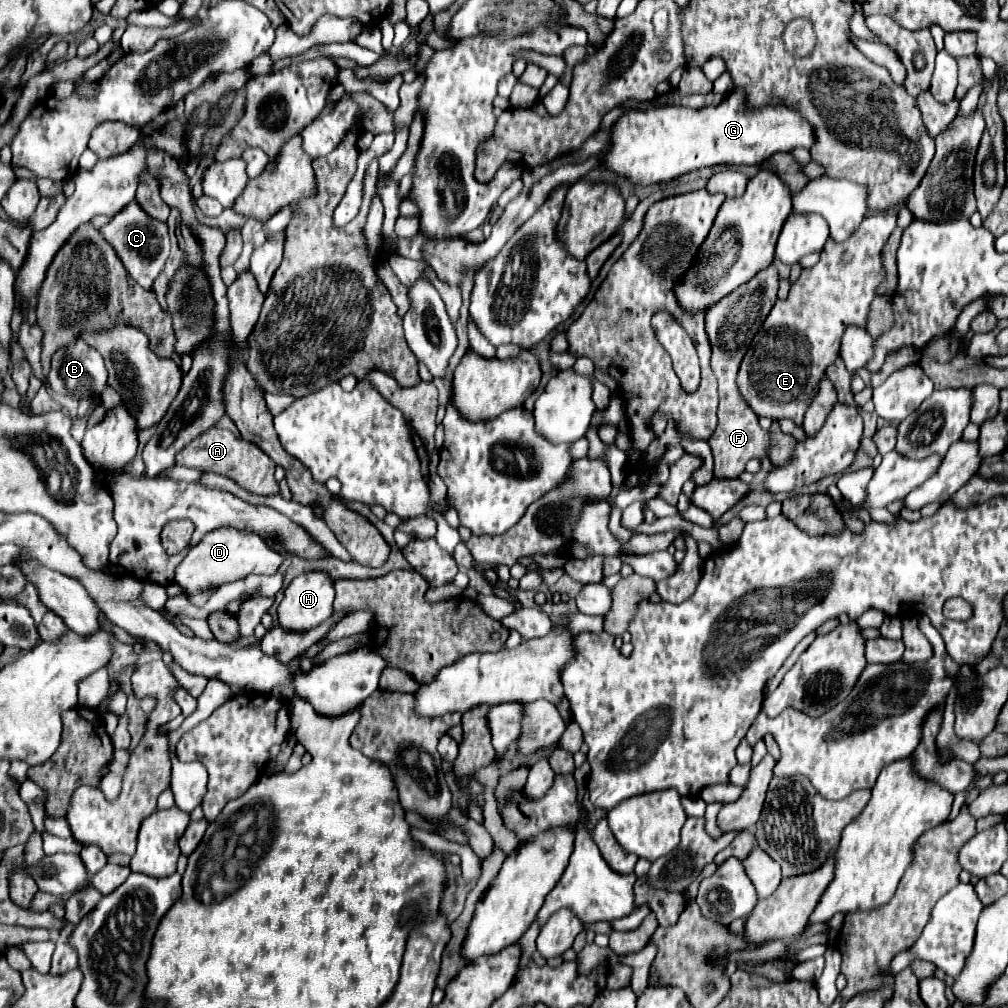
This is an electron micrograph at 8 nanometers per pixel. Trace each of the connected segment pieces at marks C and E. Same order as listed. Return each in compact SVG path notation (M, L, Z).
M130 202L126 206L126 210L120 210L120 214L116 214L112 218L112 222L106 224L100 232L114 246L114 250L118 252L118 256L124 262L126 270L130 272L130 276L142 288L150 288L154 278L164 268L164 264L168 260L168 254L170 254L170 240L168 240L168 226L166 226L166 222L158 222L158 220L150 218L136 202Z
M870 214L862 226L846 240L846 242L832 242L828 240L820 260L814 268L804 270L800 278L792 284L790 294L786 300L778 300L768 314L766 322L762 324L762 330L754 336L754 342L750 344L750 350L742 358L742 366L738 370L738 390L742 398L748 402L748 406L758 414L766 418L792 418L798 426L802 426L804 412L808 410L812 398L818 392L818 382L822 374L826 372L828 364L832 364L838 358L840 352L840 338L850 324L864 326L870 302L876 296L876 288L882 282L882 262L880 252L886 244L888 236L896 228L896 216L892 214Z

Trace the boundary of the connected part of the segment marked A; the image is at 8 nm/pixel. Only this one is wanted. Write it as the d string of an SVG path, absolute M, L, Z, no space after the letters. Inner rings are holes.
M220 428L206 430L204 434L194 438L188 446L184 446L176 454L176 464L187 468L200 468L200 470L206 470L206 472L222 474L222 476L234 480L244 490L254 492L254 494L262 494L262 496L278 494L278 484L274 480L276 464L258 446L254 446L252 442L246 442L242 438L236 438L228 430L220 430Z

